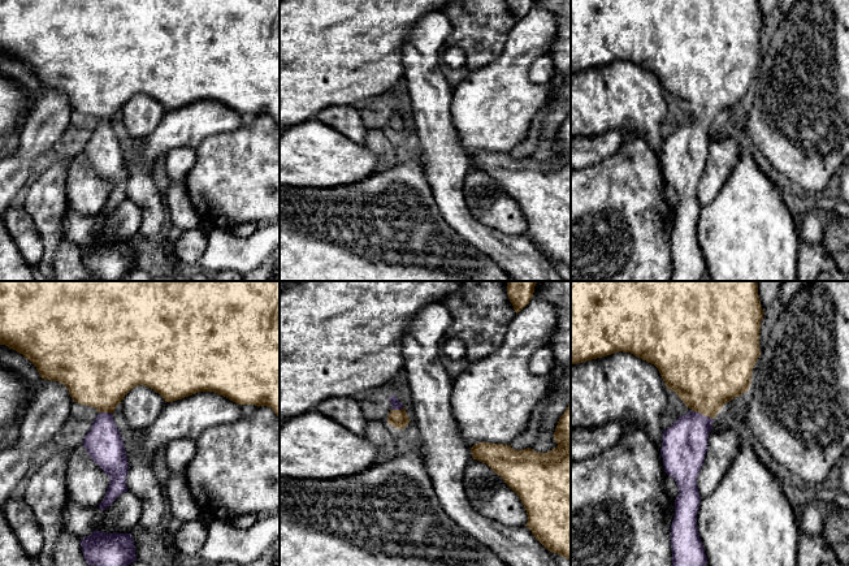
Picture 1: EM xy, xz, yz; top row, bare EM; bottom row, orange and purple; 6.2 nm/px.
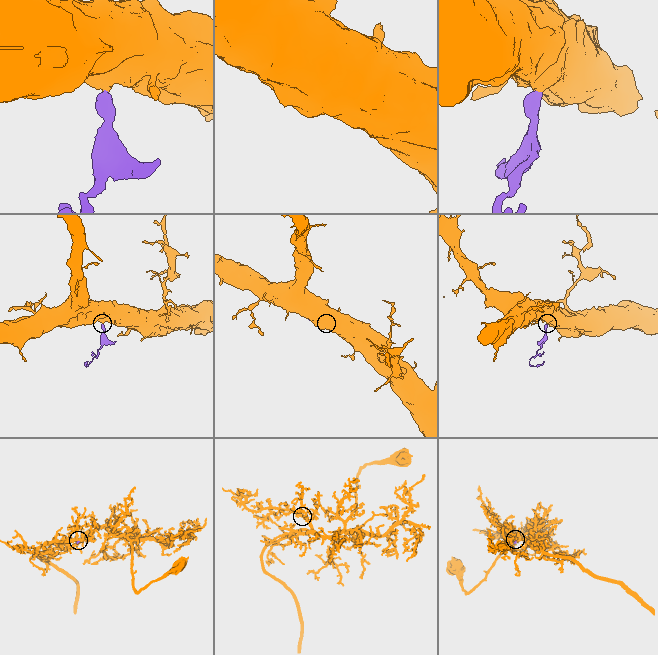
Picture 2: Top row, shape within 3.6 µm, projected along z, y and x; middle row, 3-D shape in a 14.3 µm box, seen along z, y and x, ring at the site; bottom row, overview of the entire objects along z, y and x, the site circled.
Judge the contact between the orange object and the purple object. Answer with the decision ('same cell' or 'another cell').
same cell

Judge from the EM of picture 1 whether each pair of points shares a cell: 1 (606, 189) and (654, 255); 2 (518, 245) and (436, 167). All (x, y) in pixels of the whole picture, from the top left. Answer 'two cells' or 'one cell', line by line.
1: one cell
2: one cell

